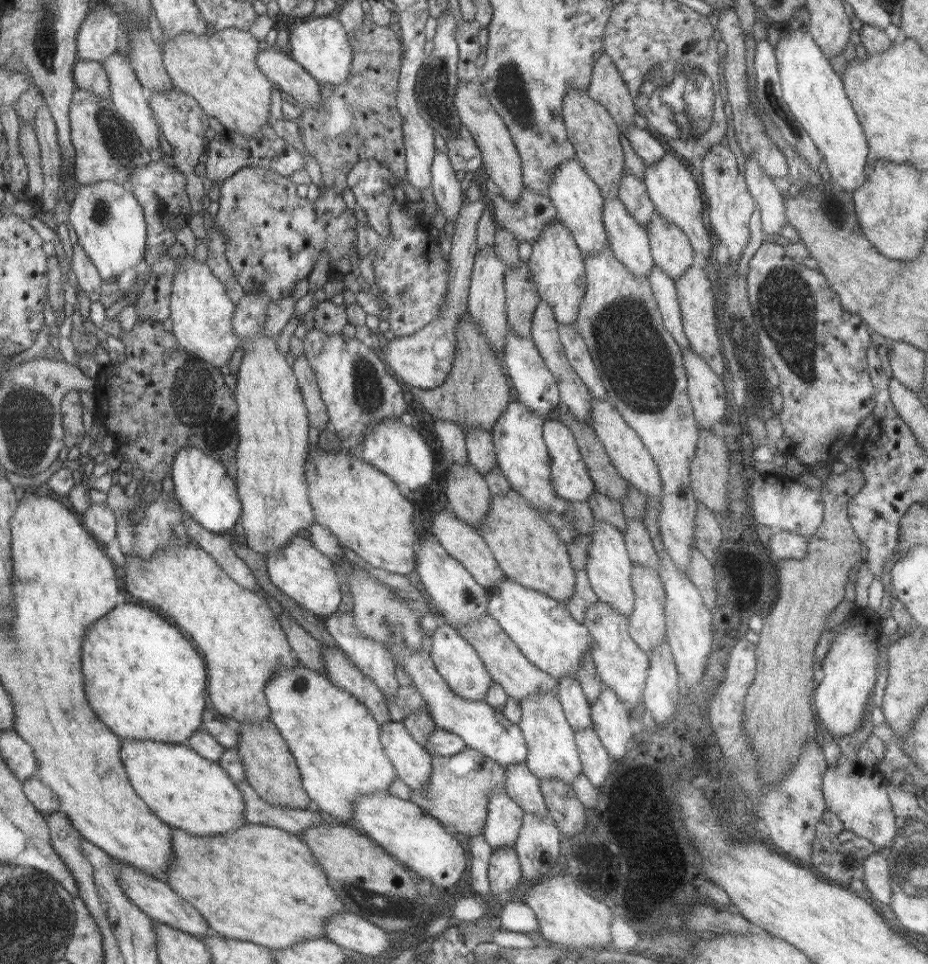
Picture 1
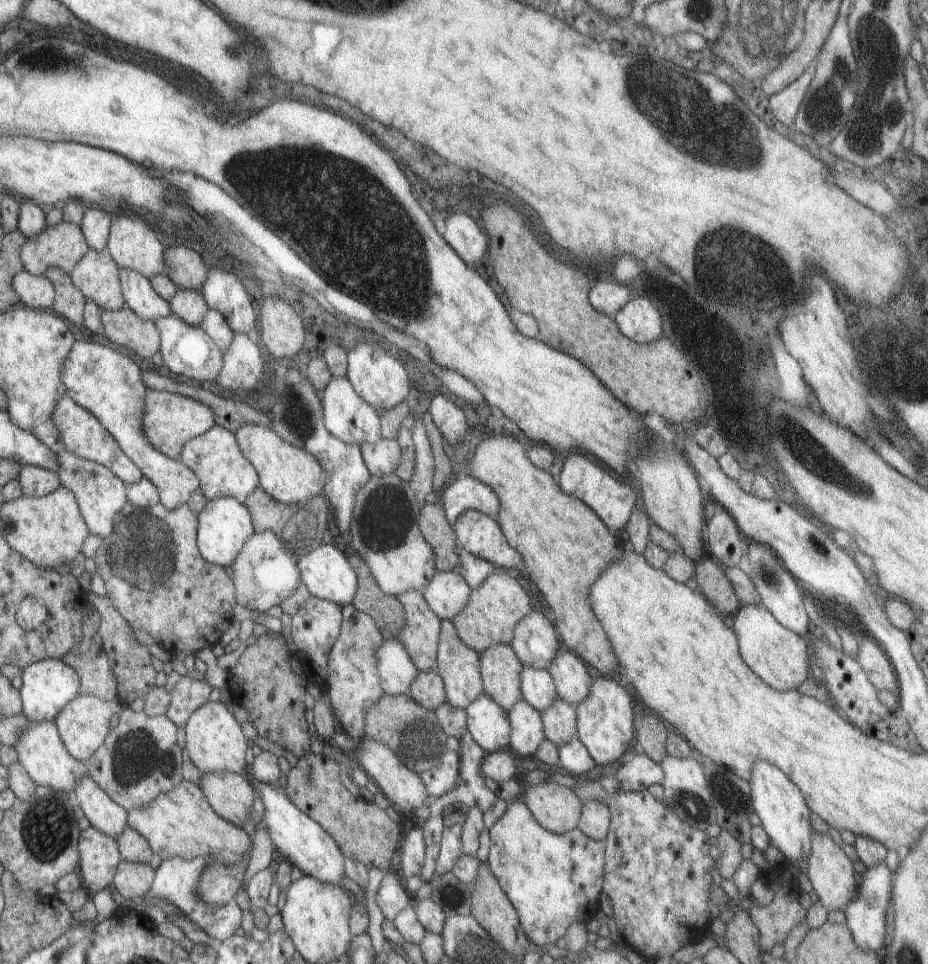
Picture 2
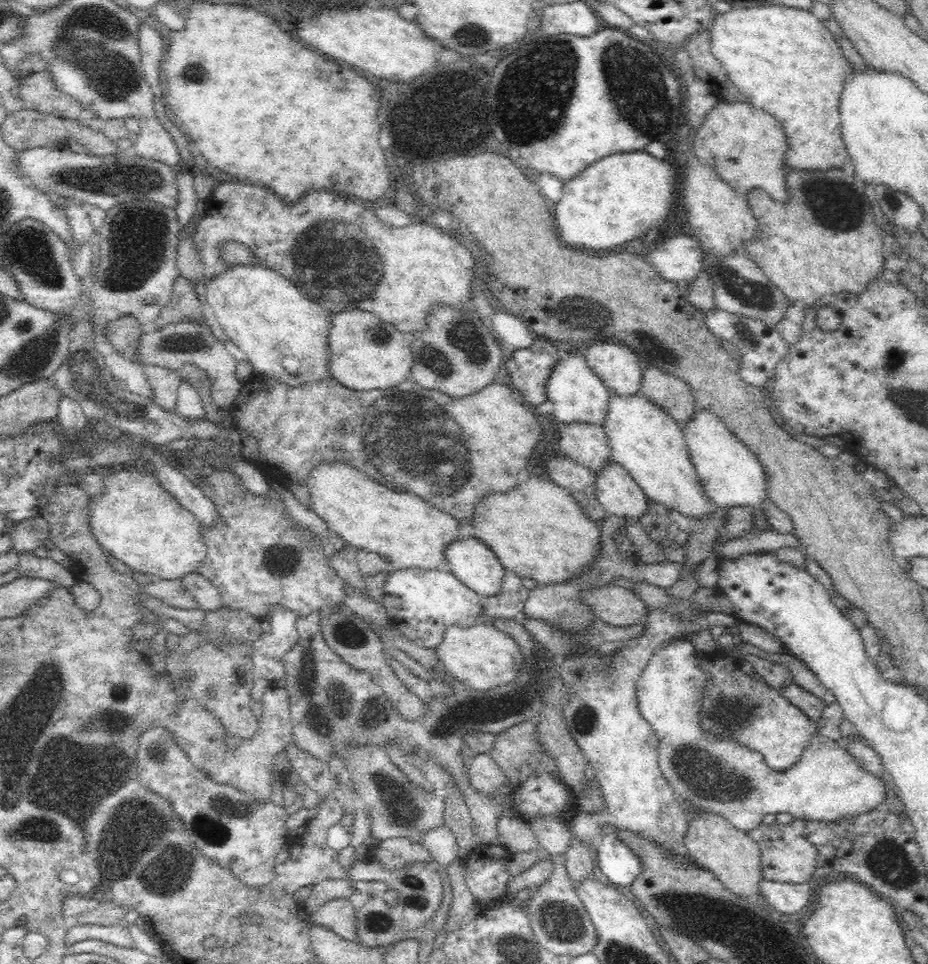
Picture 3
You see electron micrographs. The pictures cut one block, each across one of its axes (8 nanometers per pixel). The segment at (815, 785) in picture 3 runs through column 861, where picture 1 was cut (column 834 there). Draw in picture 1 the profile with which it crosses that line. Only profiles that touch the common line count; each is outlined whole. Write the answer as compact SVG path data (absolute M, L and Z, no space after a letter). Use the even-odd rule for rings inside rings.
M841 756L839 764L829 764L827 772L823 774L823 796L827 810L839 816L841 824L855 832L857 836L867 838L869 842L881 846L889 846L897 836L899 828L895 826L895 812L891 798L887 794L889 778L879 768L863 768L859 762Z

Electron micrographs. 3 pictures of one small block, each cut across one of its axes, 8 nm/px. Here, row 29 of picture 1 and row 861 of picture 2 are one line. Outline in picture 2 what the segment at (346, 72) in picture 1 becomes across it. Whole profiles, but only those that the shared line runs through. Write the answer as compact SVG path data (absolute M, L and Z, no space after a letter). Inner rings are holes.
M253 778L253 784L257 788L259 798L265 804L265 814L263 814L261 822L267 830L267 836L273 842L277 854L283 854L293 866L299 866L305 874L313 874L313 876L321 878L323 882L341 886L343 884L341 880L347 878L347 872L345 872L347 854L343 854L343 850L335 842L335 838L313 816L309 816L299 804L295 804L295 800L291 798L291 794L285 788L267 784L257 778Z

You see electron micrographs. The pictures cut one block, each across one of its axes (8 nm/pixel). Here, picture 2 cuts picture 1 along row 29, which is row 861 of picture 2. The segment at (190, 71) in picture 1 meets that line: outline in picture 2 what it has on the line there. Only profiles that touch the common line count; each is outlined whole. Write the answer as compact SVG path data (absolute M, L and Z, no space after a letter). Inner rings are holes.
M187 780L173 792L161 794L147 808L131 810L129 828L135 828L139 834L143 834L149 840L153 852L159 854L163 862L175 856L183 856L183 858L211 856L211 860L223 858L235 864L251 850L253 844L253 836L249 836L247 830L235 826L233 822L225 820L215 812L201 784L193 784Z

